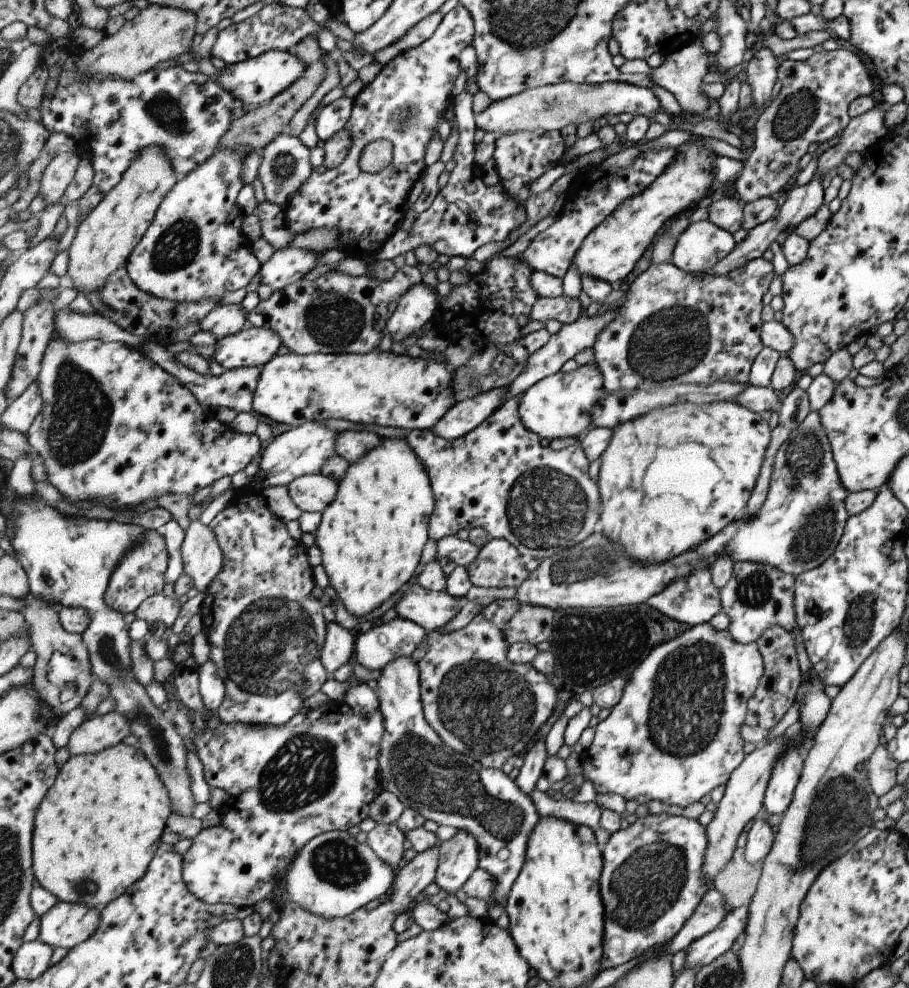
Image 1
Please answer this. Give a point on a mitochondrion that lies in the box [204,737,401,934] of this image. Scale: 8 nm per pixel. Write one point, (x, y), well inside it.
(337, 863)

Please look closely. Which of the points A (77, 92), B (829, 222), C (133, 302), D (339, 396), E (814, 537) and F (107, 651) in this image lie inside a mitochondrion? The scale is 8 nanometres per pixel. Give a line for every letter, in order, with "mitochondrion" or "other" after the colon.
A: other
B: other
C: other
D: other
E: mitochondrion
F: mitochondrion

